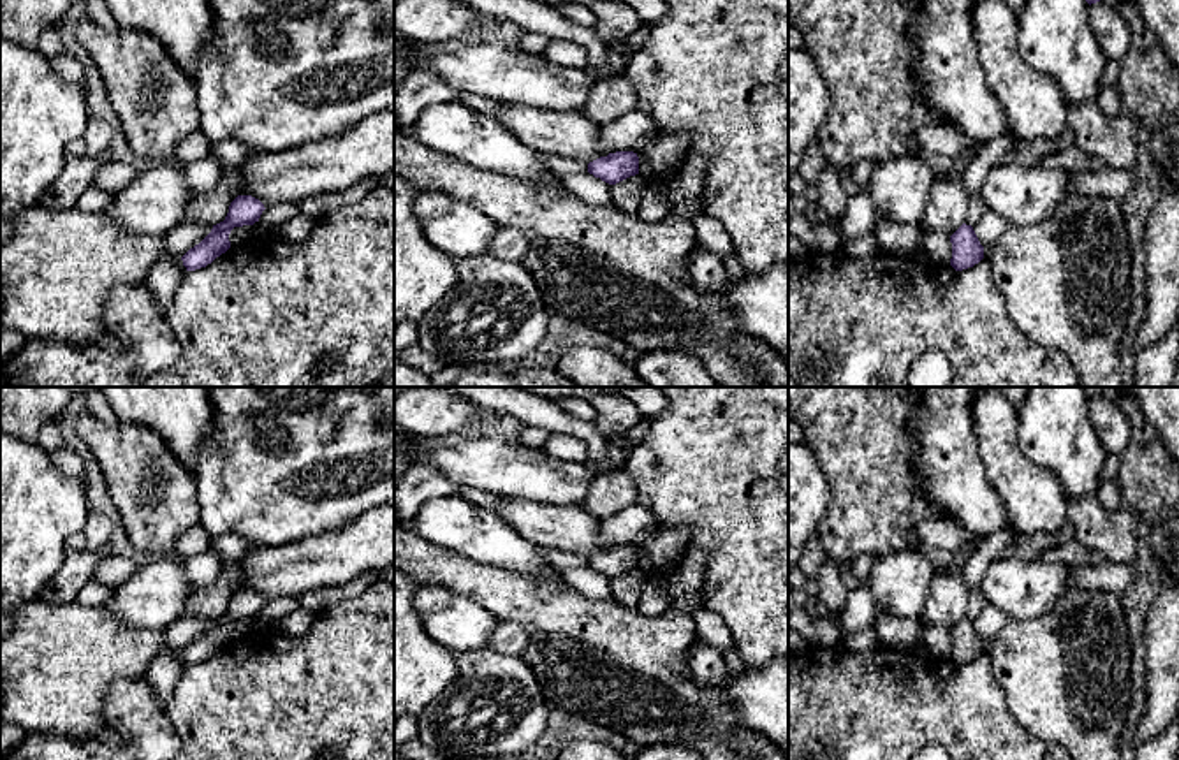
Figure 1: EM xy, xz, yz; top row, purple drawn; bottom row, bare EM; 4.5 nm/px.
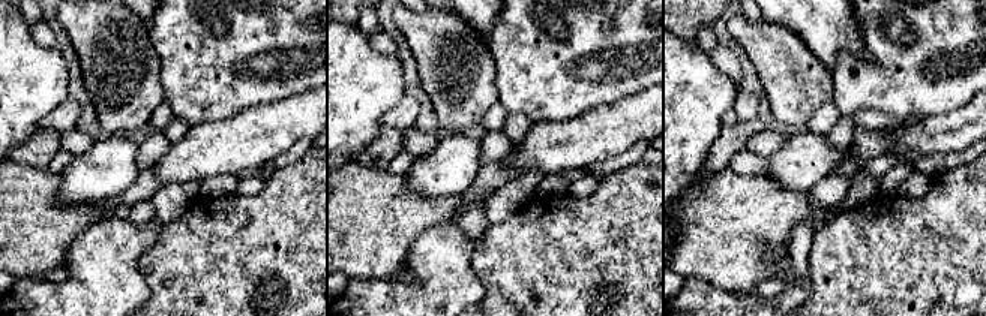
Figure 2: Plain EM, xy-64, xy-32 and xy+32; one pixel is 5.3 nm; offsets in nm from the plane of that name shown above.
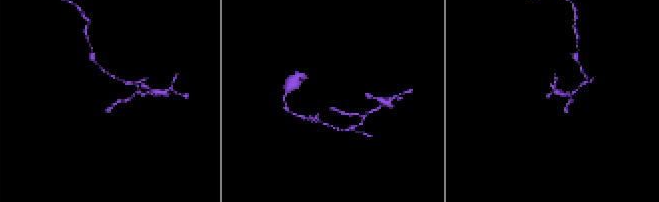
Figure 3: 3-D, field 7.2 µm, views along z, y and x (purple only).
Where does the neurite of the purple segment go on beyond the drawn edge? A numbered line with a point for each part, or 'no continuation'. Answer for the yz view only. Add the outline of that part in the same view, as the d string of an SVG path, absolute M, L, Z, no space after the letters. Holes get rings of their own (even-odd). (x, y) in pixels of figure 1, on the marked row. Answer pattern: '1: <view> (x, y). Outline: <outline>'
no continuation

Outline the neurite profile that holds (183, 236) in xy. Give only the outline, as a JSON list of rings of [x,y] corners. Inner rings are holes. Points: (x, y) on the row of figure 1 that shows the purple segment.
[[[202,222],[178,223],[167,234],[164,234],[165,252],[172,257],[183,257],[190,248],[199,245],[213,225]]]

